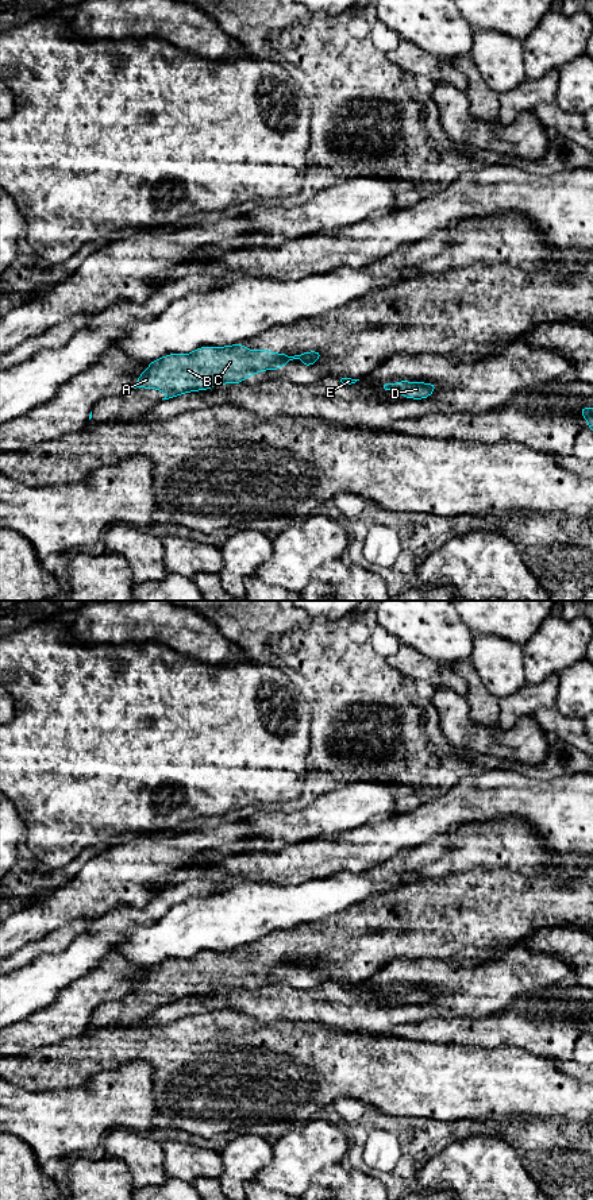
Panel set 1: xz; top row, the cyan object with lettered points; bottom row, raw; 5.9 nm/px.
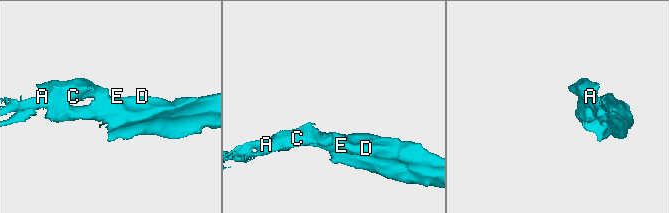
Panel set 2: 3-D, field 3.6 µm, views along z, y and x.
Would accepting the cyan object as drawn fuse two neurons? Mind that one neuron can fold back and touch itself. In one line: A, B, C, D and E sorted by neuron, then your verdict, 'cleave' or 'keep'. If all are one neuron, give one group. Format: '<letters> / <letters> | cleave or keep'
A B C / D E | cleave

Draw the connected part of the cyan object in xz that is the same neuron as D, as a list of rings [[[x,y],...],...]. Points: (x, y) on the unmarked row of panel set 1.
[[[400,985],[384,989],[384,993],[385,995],[396,993],[400,996],[403,1002],[421,1004],[428,1003],[431,998],[438,993],[438,989]]]

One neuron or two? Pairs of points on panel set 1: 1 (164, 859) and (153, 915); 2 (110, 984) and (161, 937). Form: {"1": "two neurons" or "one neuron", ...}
{"1": "two neurons", "2": "two neurons"}

